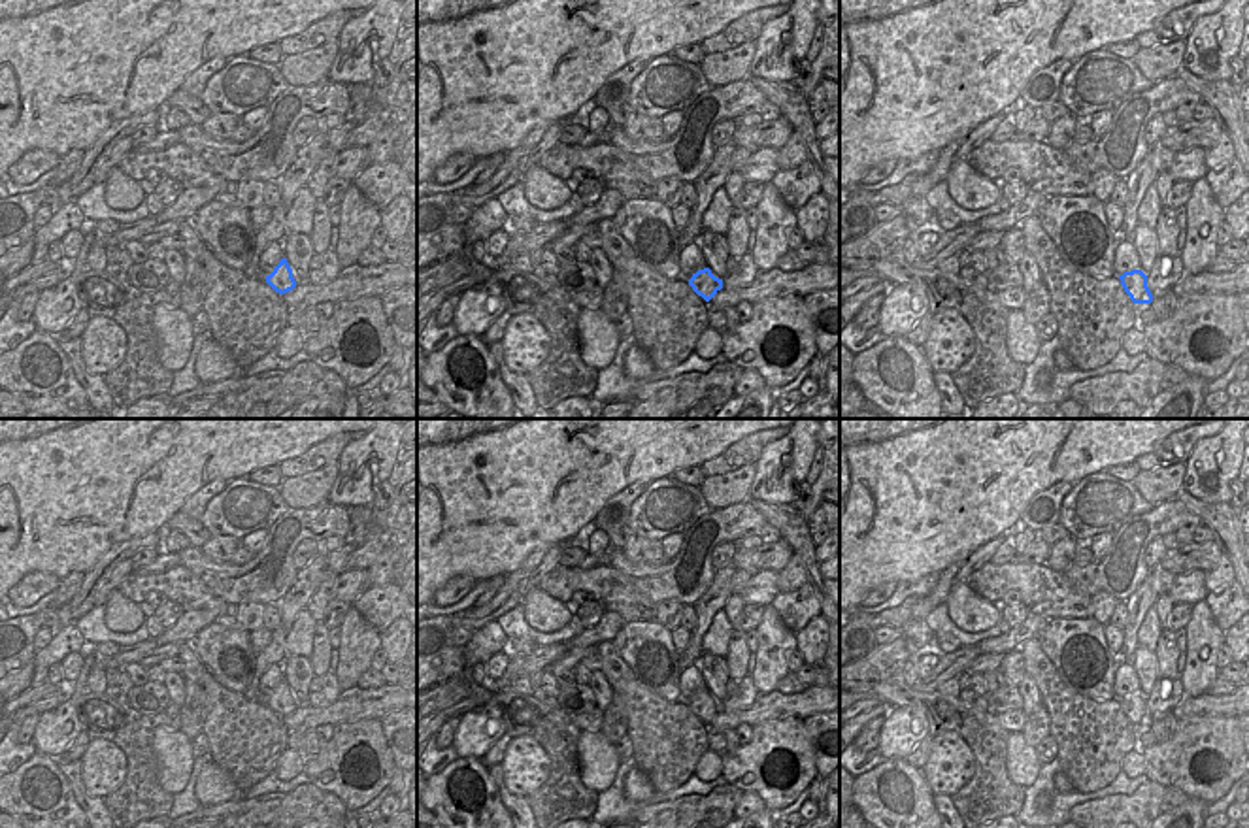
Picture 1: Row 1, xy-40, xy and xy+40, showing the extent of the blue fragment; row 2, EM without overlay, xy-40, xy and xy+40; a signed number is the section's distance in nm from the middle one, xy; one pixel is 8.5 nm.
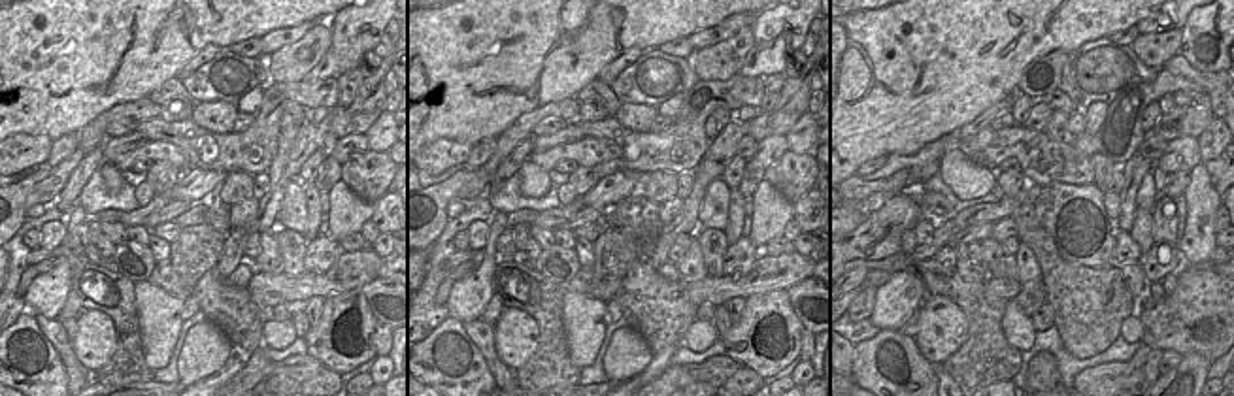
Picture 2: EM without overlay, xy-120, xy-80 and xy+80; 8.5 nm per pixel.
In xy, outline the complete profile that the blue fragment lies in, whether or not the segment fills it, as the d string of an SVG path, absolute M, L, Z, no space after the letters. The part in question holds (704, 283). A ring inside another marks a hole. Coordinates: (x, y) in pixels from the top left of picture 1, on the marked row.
M704 268L692 273L689 285L698 296L709 302L723 289L723 279L715 277L709 268Z

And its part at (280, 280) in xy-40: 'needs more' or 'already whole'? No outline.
already whole

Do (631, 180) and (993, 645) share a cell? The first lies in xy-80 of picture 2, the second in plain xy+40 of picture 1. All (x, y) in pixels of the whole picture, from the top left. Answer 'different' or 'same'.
same

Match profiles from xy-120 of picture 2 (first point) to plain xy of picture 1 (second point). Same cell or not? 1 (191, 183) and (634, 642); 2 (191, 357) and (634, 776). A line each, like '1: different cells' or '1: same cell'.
1: different cells
2: same cell

